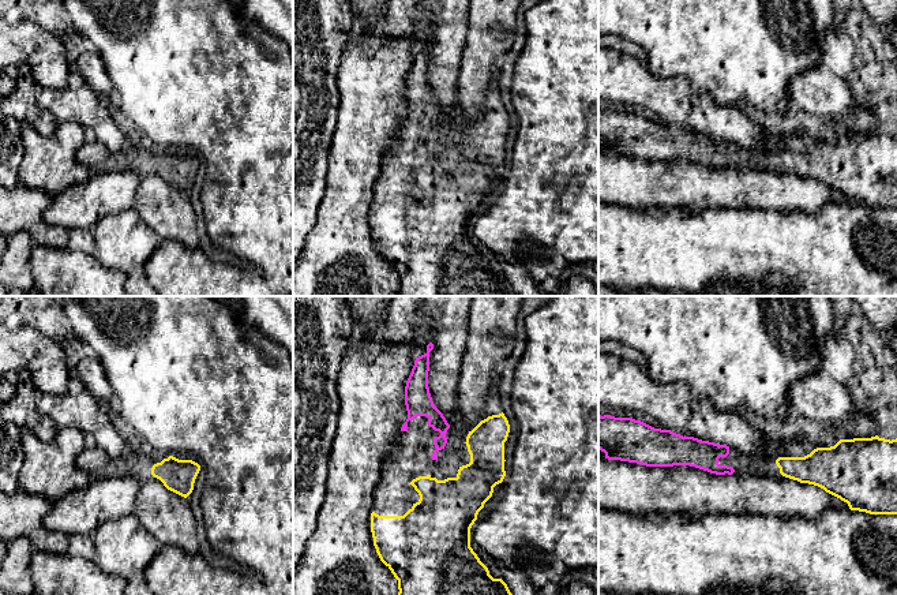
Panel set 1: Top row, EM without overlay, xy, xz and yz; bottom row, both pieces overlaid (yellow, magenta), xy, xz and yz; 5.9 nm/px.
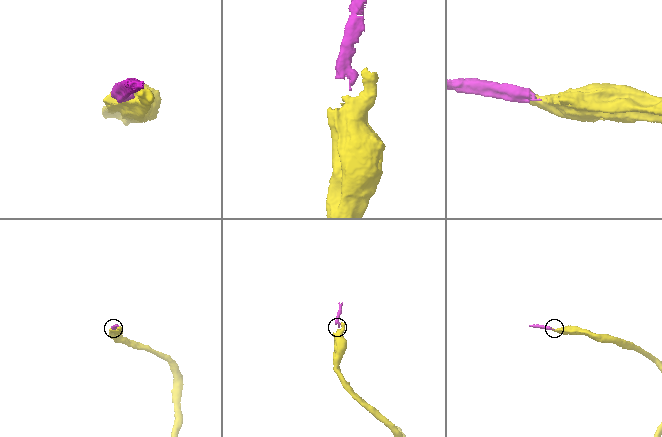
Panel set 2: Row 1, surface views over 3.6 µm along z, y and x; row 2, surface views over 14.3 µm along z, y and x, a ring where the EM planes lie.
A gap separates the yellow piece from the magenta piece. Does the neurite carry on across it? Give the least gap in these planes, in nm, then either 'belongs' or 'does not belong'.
100 nm apart; belongs

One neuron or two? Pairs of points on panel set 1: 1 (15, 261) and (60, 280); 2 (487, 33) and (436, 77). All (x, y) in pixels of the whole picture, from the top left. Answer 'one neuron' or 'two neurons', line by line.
1: two neurons
2: two neurons

